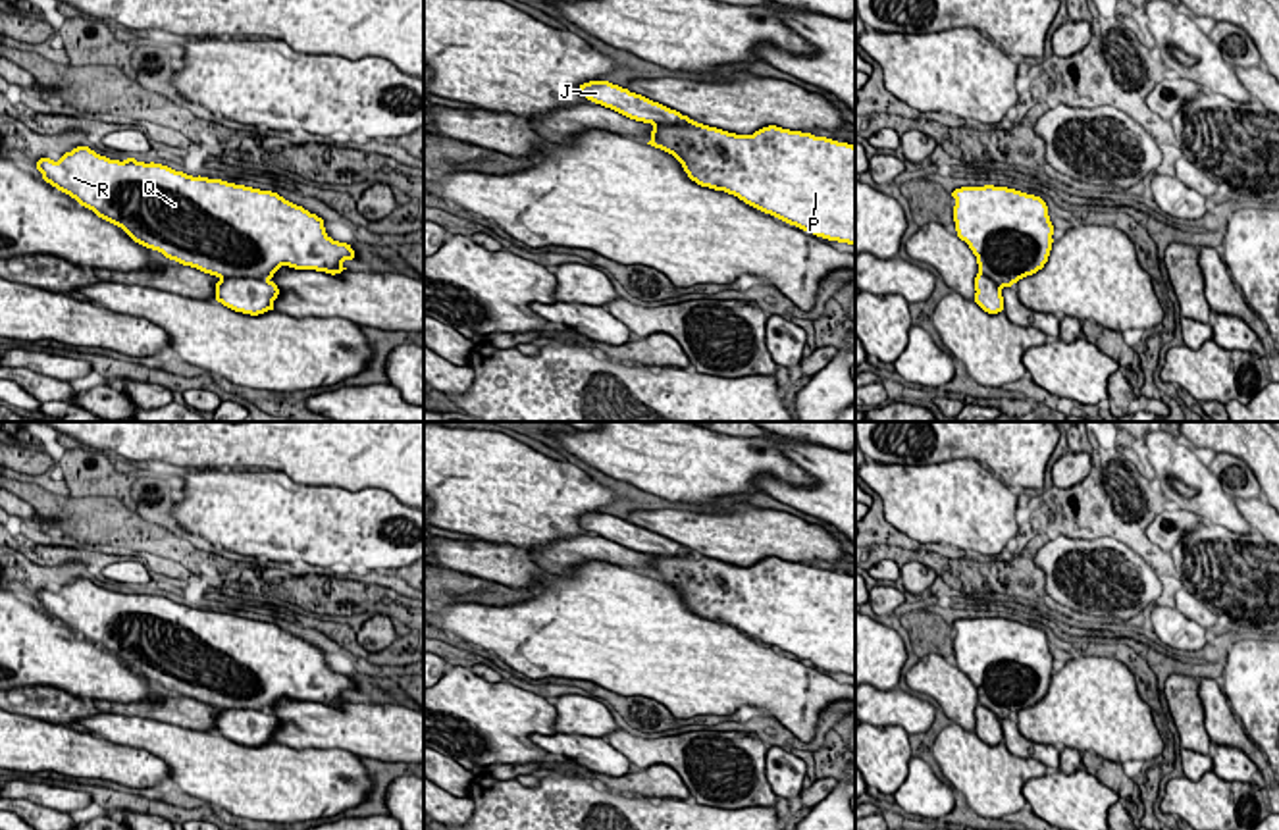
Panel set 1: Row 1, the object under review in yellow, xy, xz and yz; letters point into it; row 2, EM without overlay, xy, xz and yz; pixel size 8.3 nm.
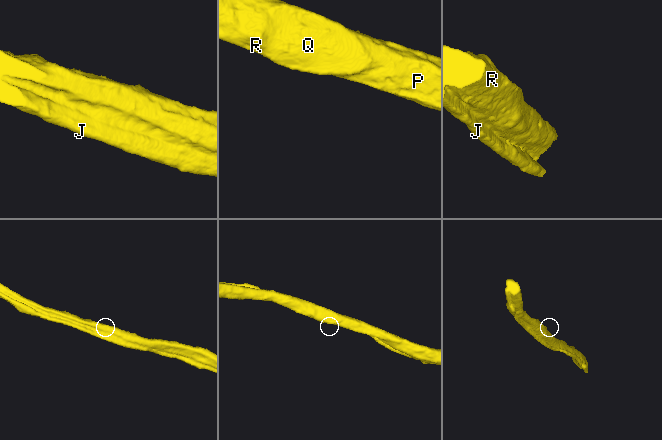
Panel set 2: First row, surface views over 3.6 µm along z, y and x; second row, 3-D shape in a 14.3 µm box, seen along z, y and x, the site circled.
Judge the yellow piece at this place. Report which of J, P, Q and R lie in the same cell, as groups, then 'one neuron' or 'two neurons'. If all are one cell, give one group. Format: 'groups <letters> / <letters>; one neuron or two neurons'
groups J / P Q R; two neurons

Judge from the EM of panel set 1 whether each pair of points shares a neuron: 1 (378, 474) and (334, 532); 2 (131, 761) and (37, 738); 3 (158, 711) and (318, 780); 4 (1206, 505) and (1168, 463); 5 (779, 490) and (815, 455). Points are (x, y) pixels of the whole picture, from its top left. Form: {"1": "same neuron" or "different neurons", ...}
{"1": "different neurons", "2": "same neuron", "3": "different neurons", "4": "same neuron", "5": "same neuron"}

